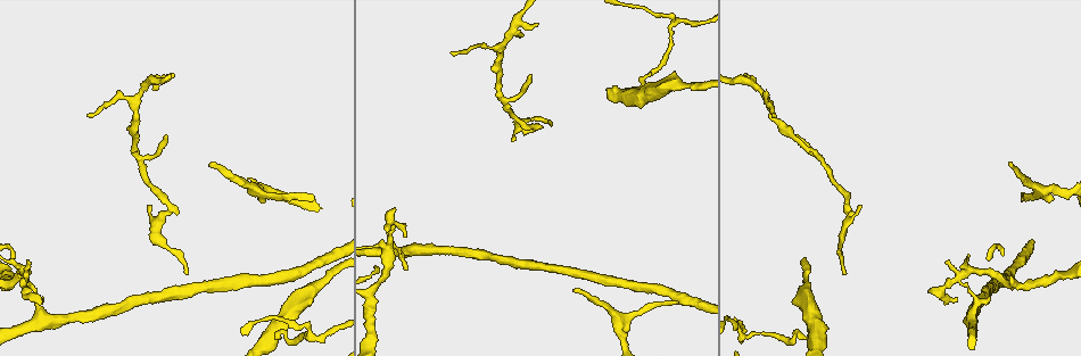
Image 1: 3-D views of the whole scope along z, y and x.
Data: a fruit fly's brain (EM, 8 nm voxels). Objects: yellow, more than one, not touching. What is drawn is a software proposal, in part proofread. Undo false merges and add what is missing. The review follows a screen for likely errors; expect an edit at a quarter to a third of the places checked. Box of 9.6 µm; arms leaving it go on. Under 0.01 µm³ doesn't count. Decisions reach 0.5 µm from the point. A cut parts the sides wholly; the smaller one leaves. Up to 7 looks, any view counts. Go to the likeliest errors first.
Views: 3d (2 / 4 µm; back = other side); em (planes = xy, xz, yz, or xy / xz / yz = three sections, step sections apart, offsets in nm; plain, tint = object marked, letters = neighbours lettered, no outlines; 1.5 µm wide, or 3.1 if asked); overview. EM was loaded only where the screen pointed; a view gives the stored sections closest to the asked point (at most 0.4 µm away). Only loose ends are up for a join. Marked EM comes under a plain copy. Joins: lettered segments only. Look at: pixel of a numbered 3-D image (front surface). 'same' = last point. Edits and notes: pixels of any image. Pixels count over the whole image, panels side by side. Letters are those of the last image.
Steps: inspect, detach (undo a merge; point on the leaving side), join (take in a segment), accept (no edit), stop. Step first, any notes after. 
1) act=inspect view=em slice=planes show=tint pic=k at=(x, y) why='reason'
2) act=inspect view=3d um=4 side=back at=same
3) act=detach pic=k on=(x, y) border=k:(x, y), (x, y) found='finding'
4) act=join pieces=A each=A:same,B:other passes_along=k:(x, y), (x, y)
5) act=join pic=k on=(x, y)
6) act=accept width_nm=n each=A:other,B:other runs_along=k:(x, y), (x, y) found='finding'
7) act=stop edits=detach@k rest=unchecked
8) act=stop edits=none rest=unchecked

act=inspect view=em slice=yz step=4 show=letters pic=1 at=(173, 76) why='branch stops here'

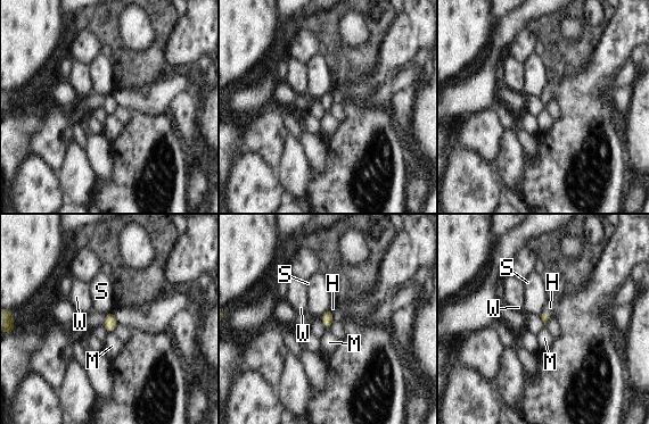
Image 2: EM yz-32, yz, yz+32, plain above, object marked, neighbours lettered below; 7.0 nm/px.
act=inspect view=em slice=planes show=letters at=same why='cut it another way'

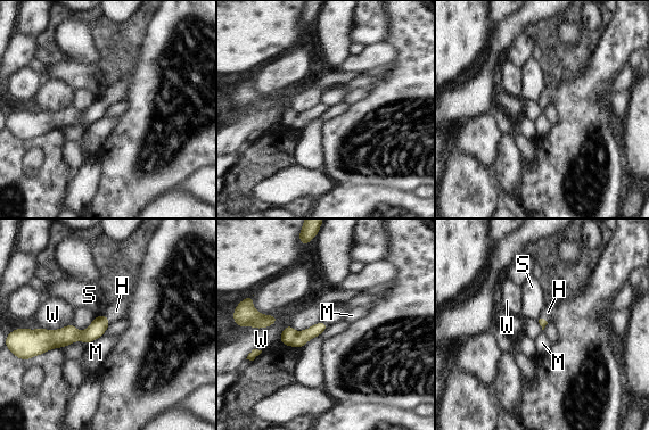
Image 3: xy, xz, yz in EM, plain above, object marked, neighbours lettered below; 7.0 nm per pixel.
act=join pieces=H longest_contact=W:240nm each=H:same,M:other,S:other,W:other passes_along=3:(97, 329), (106, 317), (116, 311) found='it goes on there'

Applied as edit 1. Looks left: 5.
act=inspect view=em slice=xy step=4 show=tint pic=1 at=(390, 241) why='calibre changes'

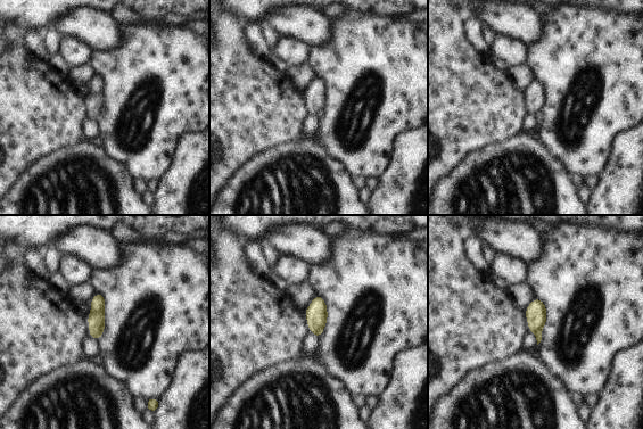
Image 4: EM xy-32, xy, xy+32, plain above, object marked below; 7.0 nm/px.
act=inspect view=em slice=planes show=letters at=same

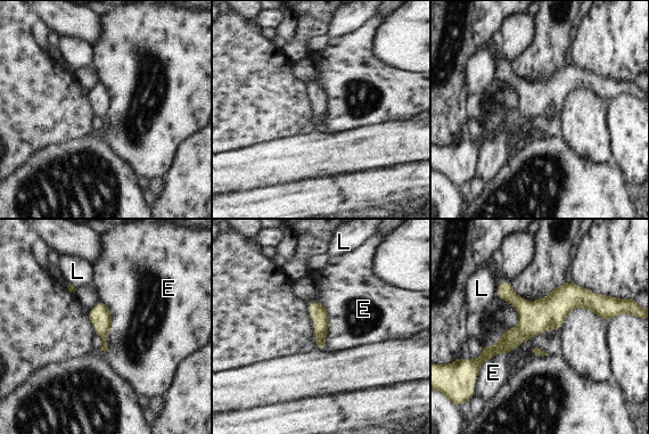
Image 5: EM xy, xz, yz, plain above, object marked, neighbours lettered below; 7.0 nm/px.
act=detach pic=5 on=(100, 316) longest_contact=E:380nm each=E:other,L:other border=5:(101, 335), (107, 336) found='two neurons meet here'

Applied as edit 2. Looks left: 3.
act=inspect view=overview

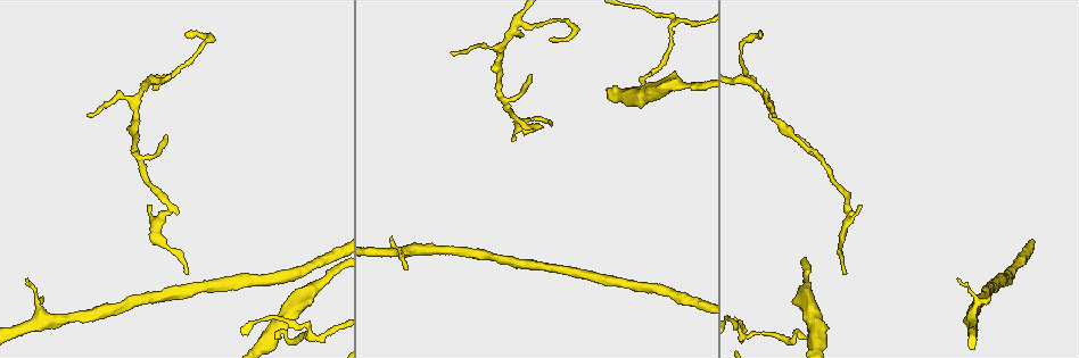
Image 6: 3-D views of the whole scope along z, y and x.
act=inspect view=em slice=planes show=letters pic=6 at=(453, 53) why='an open end'

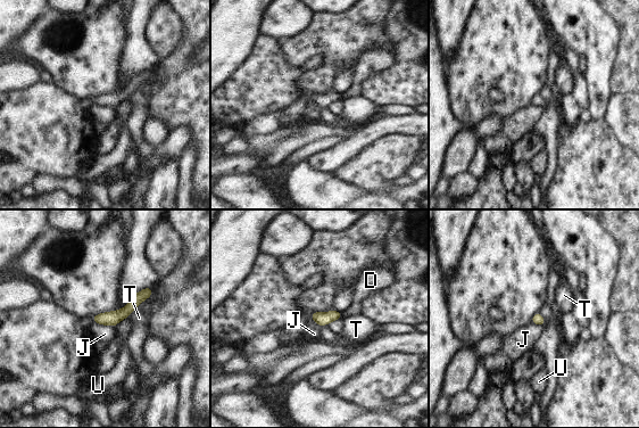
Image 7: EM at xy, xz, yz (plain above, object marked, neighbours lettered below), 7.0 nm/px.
act=accept longest_contact=T:300nm each=D:other,J:other,T:other,U:other border=7:(93, 321), (114, 328) found='none of them fits'

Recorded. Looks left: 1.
act=stop edits=join@3,detach@5 rest=unchecked

